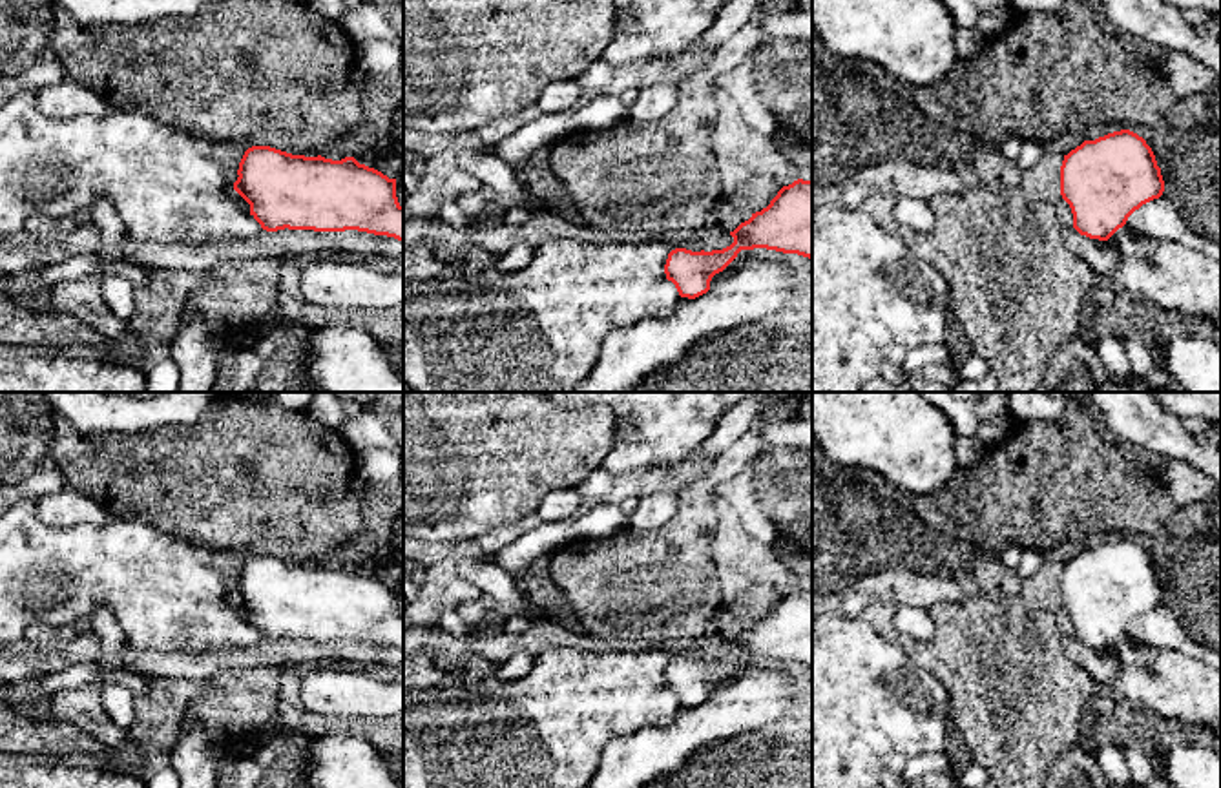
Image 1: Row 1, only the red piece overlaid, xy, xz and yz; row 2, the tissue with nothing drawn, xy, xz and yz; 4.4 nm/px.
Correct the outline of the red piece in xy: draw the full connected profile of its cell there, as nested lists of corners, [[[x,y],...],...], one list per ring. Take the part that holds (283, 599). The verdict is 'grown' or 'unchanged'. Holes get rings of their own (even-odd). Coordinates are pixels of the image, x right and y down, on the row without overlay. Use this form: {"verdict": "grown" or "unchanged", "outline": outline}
{"verdict": "unchanged", "outline": [[[252,555],[237,584],[234,598],[266,640],[358,638],[403,651],[403,615],[396,606],[396,587],[354,565],[332,569]]]}

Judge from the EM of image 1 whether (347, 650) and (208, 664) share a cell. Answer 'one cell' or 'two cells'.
one cell

